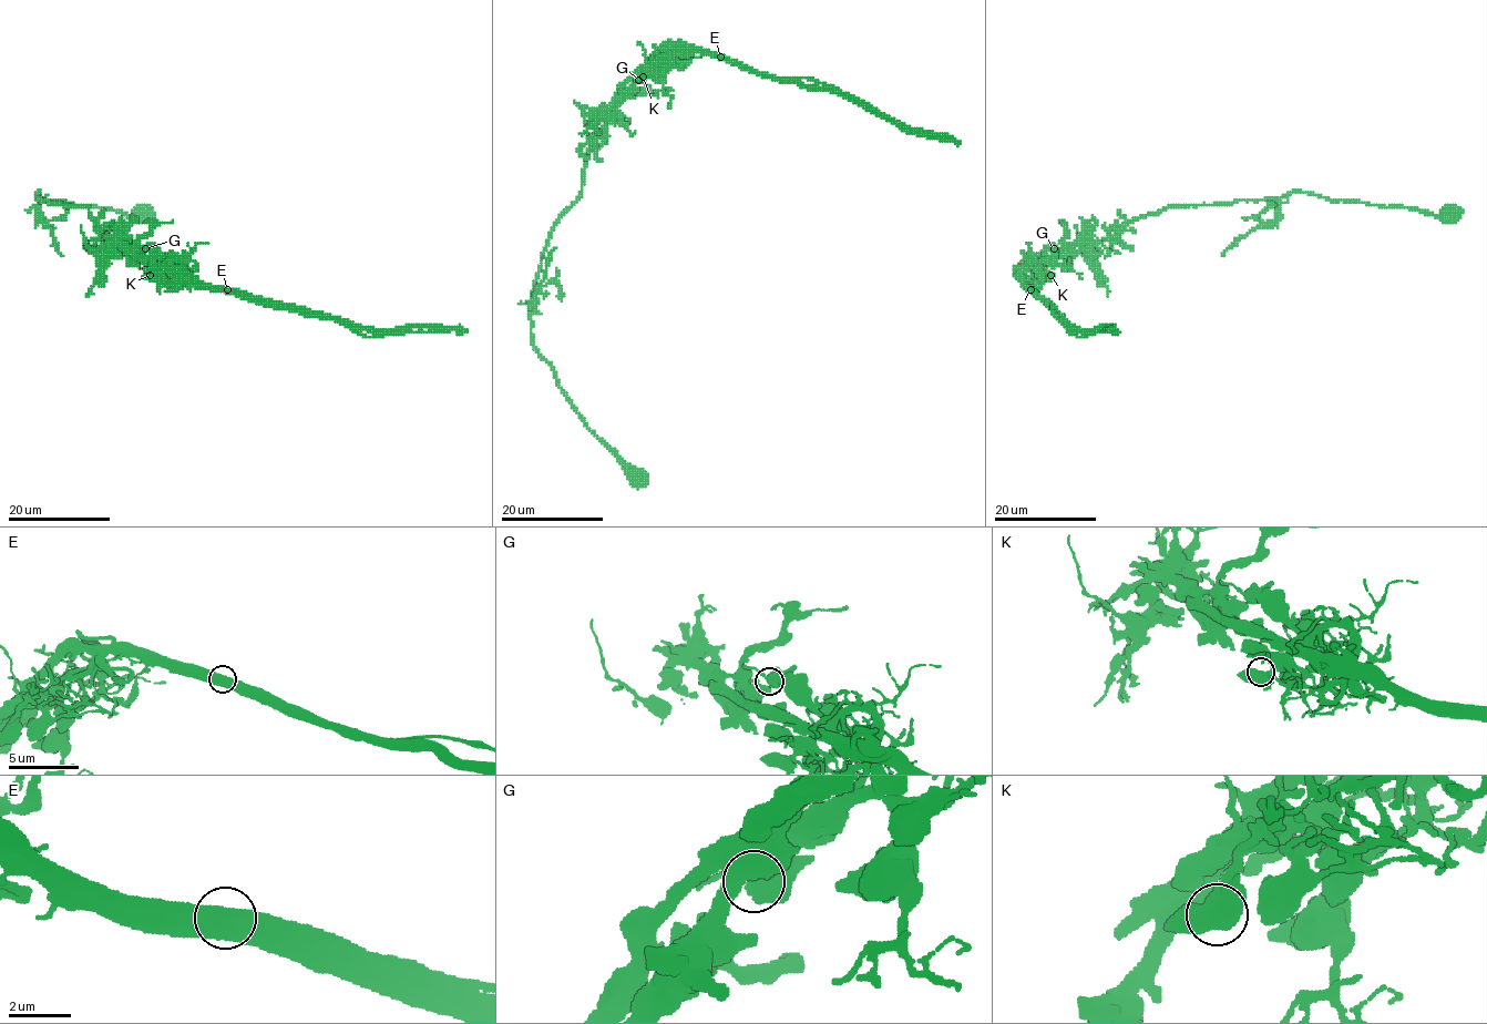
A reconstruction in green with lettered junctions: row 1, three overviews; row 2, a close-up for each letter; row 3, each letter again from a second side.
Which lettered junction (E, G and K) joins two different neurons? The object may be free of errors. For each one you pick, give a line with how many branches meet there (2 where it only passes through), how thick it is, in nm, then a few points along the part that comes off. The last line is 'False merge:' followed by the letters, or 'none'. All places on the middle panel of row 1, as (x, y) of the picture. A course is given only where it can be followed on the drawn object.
E: Branches: 2. Thickness 650 nm. Course of the part to remove: (720, 57), (762, 73), (795, 78), (801, 84), (828, 86), (858, 99), (912, 130), (952, 137), (960, 144)
False merge: E

